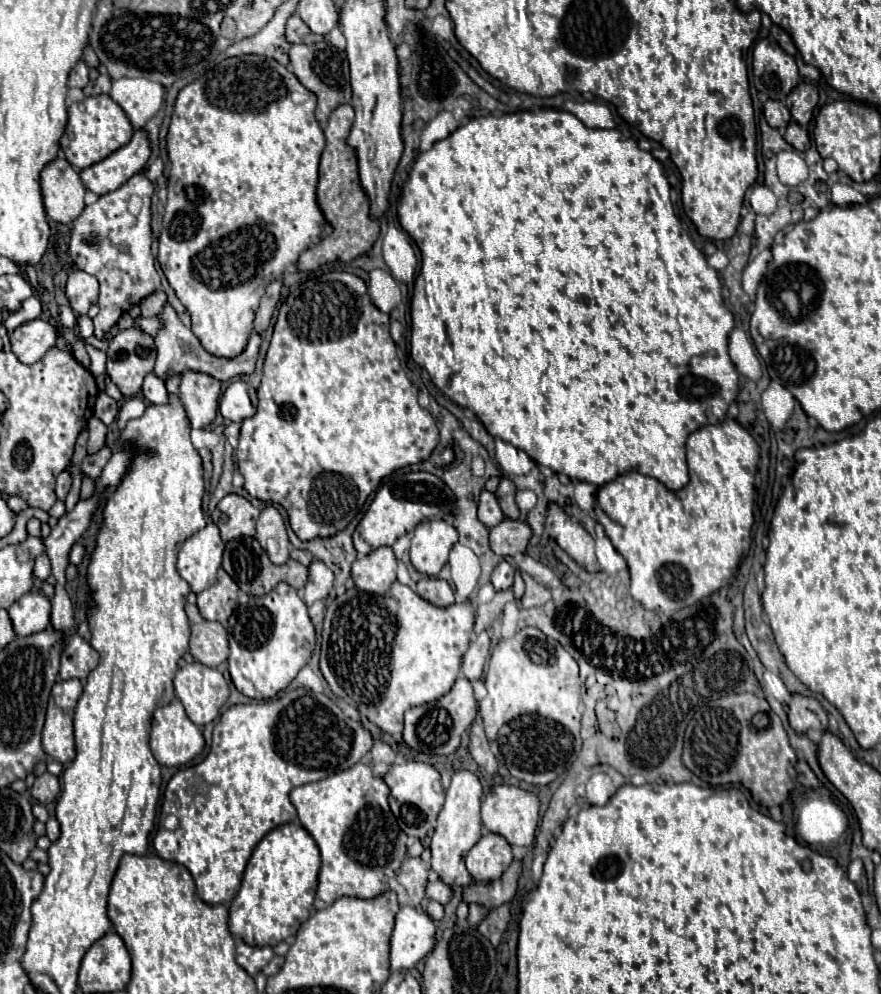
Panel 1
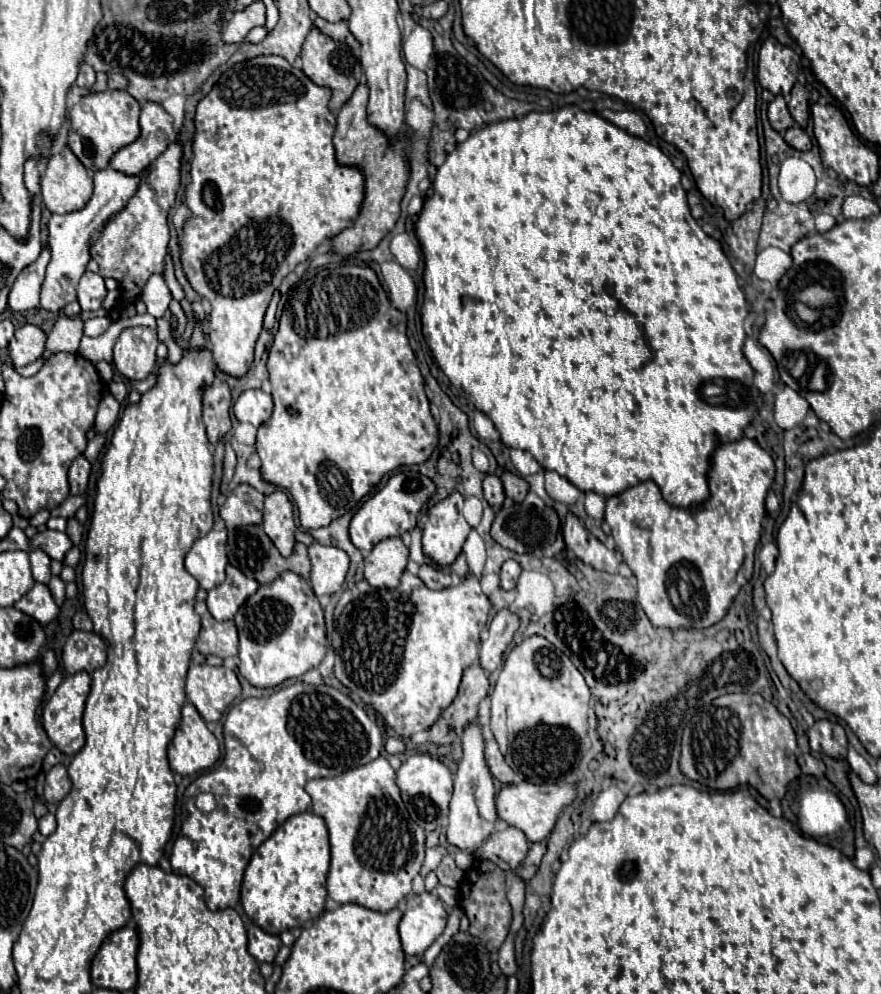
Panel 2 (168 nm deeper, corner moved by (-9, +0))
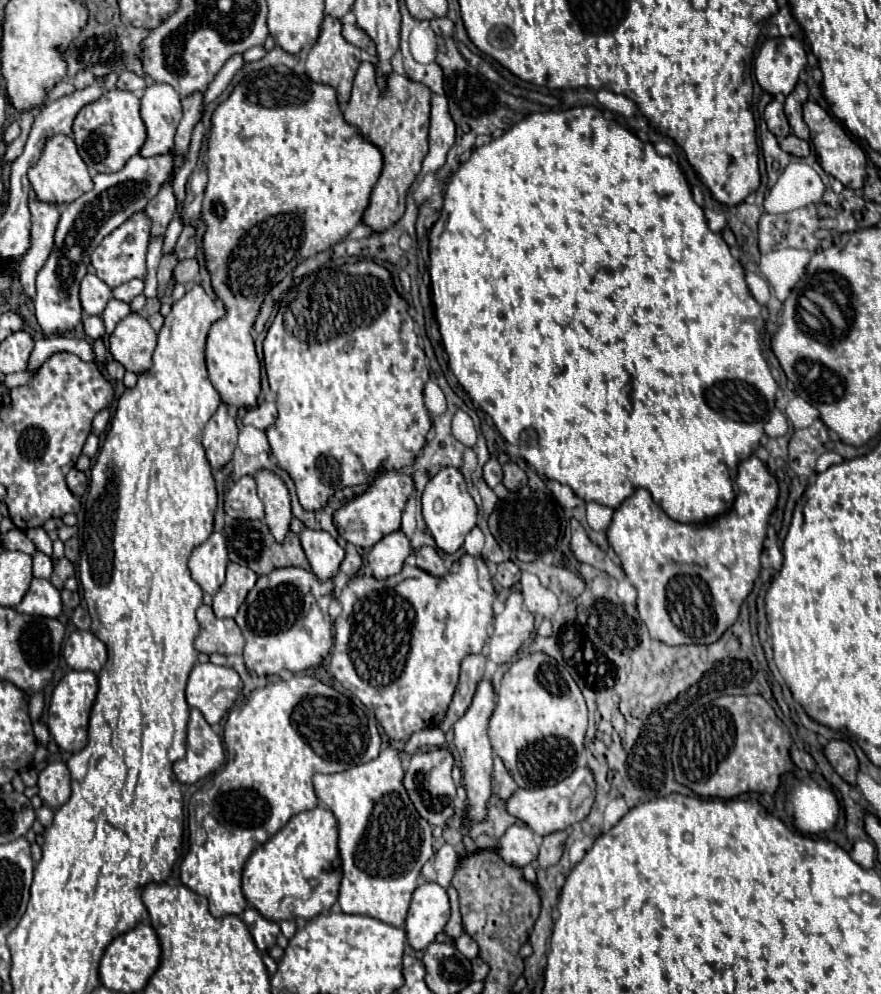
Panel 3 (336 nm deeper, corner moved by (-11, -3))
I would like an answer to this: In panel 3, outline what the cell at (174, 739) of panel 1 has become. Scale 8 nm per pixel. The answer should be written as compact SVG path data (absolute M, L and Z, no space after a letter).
M191 709L187 727L187 755L173 765L173 771L181 783L195 783L211 771L217 771L225 761L219 735L209 727L201 711Z

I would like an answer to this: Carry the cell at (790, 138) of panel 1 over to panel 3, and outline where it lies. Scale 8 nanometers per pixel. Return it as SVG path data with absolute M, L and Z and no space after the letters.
M793 133L787 135L779 145L781 145L783 151L787 151L791 155L797 155L797 157L807 157L809 155L809 143L799 139L799 137L795 137Z

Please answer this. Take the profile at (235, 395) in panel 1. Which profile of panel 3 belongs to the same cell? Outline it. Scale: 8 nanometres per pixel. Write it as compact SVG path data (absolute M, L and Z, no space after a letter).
M265 401L265 403L253 407L253 409L249 409L249 411L245 413L243 425L253 425L253 427L257 427L257 429L267 429L269 425L273 425L275 417L277 417L277 407L275 407L275 403Z

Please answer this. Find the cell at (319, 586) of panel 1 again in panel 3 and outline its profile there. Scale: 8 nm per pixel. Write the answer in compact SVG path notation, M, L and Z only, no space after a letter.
M305 529L299 537L317 579L321 581L335 579L339 573L339 565L343 563L345 557L345 551L337 545L337 541L327 531L313 529Z

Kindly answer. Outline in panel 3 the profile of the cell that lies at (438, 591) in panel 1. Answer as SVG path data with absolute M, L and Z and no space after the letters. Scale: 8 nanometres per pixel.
M421 547L415 553L415 557L417 557L417 567L423 569L423 571L427 571L427 573L431 573L433 577L443 577L443 573L447 573L447 569L443 565L443 559L437 555L435 549Z

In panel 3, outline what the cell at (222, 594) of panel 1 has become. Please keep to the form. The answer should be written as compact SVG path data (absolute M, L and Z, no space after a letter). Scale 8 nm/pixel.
M229 563L227 581L213 597L213 613L217 617L235 617L239 605L245 601L247 593L255 587L255 581L257 575L251 569L237 563Z

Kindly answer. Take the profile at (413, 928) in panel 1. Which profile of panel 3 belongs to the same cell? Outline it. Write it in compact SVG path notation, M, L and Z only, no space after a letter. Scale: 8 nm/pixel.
M423 883L415 889L411 907L407 913L405 929L407 943L415 951L427 949L429 943L435 941L437 933L445 929L449 921L449 899L441 885Z

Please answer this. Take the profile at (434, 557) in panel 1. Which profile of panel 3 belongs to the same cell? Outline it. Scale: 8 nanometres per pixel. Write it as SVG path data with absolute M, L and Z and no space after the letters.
M445 467L429 481L423 493L423 517L443 553L453 555L463 545L467 533L477 525L477 505L467 493L467 485L459 469Z

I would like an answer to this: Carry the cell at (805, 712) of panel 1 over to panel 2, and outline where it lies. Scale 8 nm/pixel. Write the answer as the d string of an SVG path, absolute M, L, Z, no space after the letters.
M819 720L809 730L811 750L823 752L833 760L845 760L847 754L847 736L843 726L829 720Z

